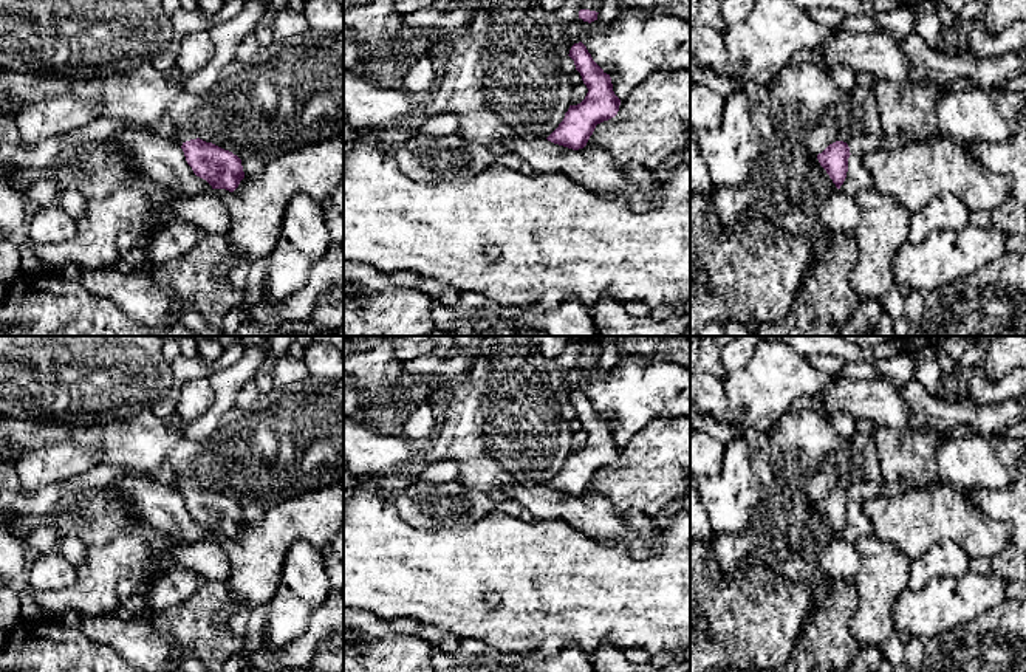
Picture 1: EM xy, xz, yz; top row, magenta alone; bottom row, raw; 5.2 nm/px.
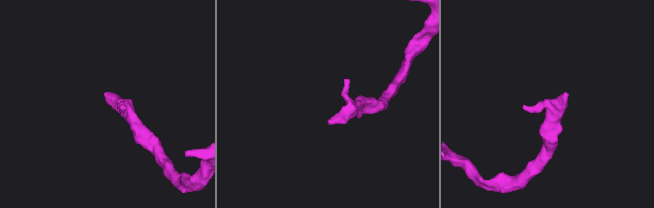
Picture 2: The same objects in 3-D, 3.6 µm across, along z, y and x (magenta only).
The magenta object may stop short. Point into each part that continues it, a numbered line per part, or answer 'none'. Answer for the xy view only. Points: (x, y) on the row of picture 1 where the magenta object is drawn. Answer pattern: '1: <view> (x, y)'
1: xy (181, 135)

